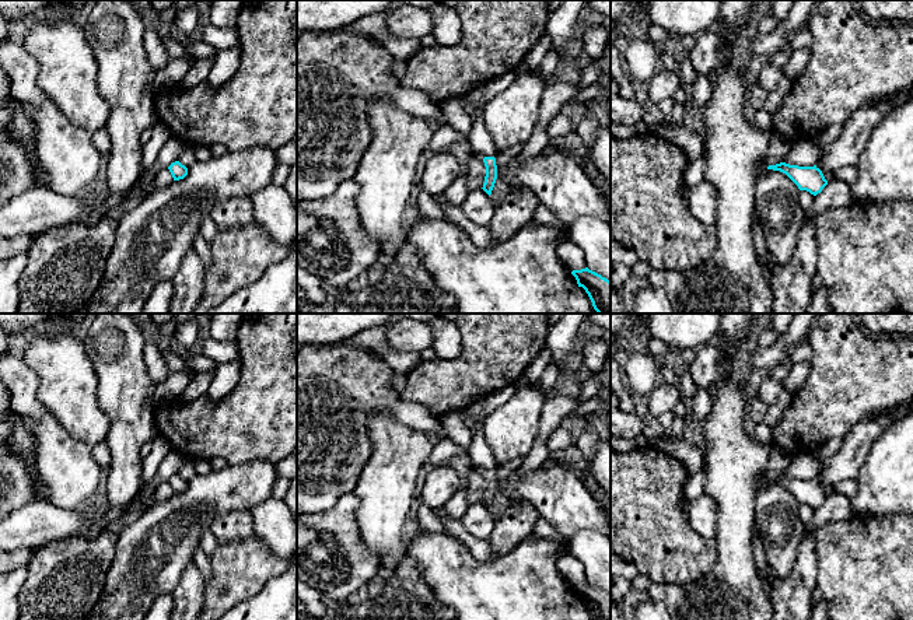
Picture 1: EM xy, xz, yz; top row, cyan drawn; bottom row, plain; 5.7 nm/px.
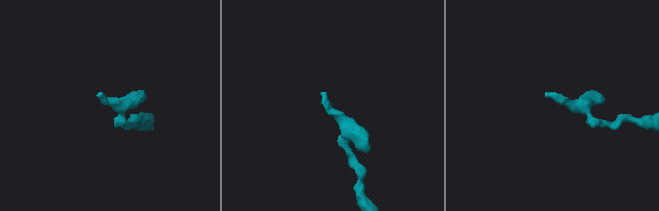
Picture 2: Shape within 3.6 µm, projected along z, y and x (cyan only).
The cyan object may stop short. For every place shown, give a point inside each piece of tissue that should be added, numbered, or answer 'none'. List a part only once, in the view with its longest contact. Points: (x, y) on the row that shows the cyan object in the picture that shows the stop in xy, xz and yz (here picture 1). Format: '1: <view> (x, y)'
none

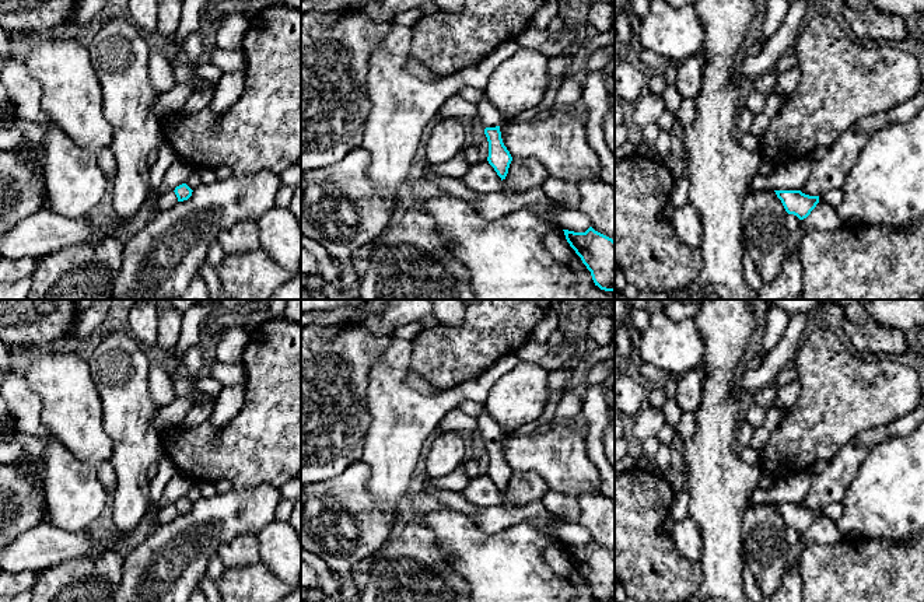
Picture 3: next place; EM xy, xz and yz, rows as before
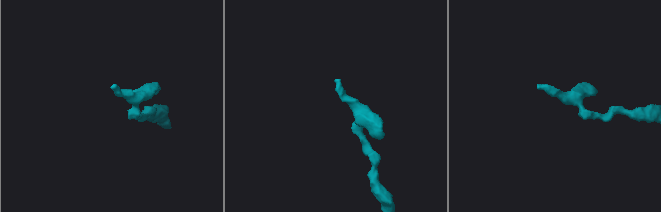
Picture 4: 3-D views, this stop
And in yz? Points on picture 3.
none

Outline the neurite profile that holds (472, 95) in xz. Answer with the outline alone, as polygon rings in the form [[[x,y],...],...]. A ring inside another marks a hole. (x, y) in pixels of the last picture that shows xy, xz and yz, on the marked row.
[[[462,87],[456,95],[463,101],[476,105],[486,97],[484,90],[477,90],[472,87]]]

